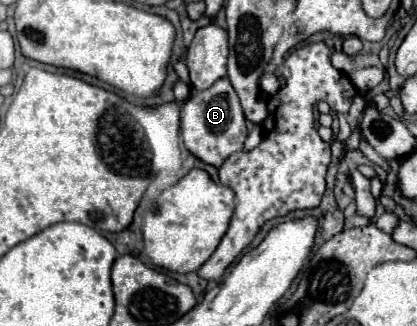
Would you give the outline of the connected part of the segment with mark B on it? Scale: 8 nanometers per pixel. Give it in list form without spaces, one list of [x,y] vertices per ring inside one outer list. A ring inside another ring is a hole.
[[[228,77],[218,79],[212,87],[204,89],[204,91],[196,91],[194,97],[182,105],[184,145],[192,155],[202,159],[204,163],[220,167],[226,157],[244,149],[246,135],[248,135],[246,117],[242,113],[240,99],[238,99],[232,83],[228,81]]]

